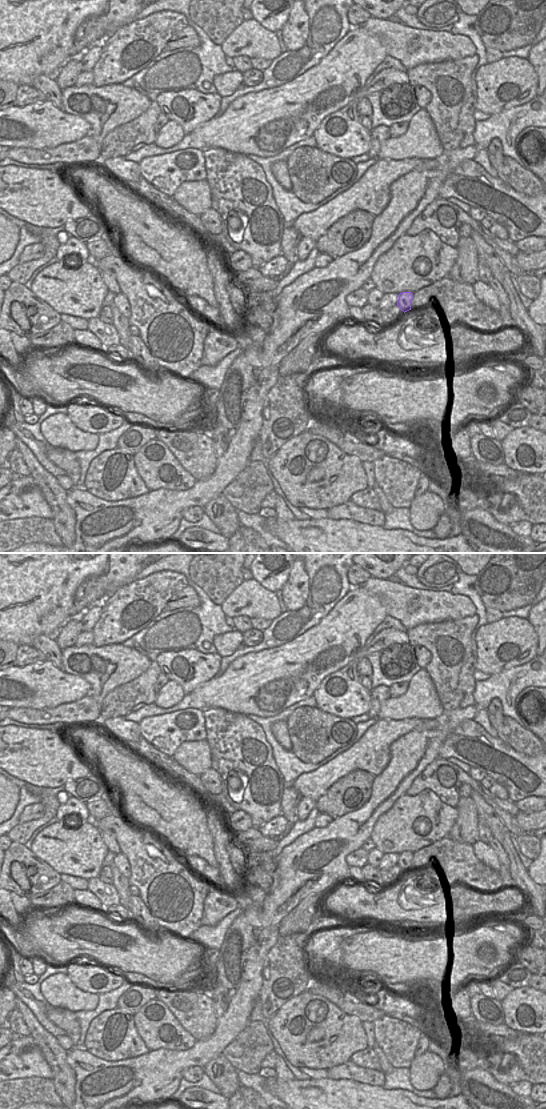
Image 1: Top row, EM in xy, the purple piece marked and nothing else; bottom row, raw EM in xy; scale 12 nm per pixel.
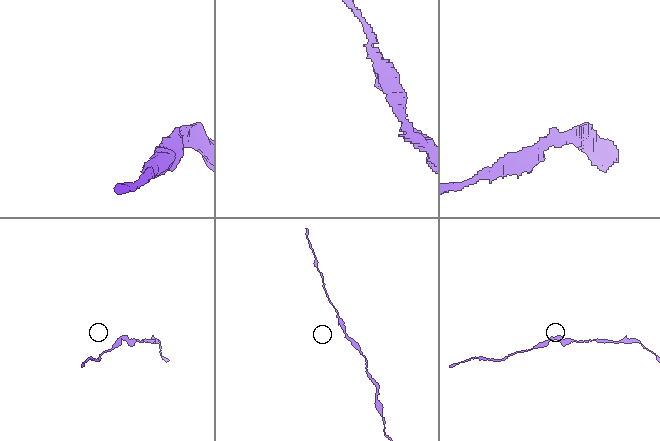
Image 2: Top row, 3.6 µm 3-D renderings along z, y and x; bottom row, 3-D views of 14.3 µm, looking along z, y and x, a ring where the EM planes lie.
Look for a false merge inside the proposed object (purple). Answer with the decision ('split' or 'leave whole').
leave whole

